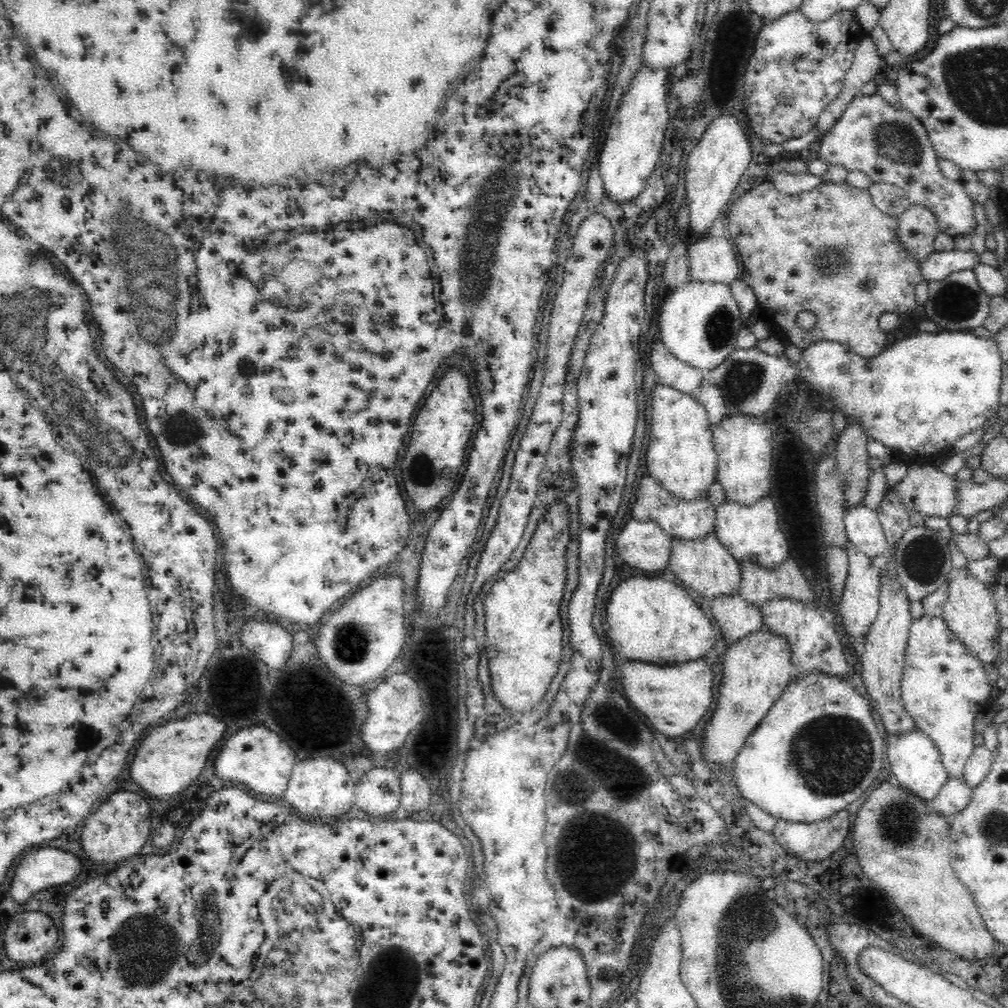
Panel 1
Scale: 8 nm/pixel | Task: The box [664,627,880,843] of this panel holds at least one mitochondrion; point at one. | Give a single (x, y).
(833, 756)

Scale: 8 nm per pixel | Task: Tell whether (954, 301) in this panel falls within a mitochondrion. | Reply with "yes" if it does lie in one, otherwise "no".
yes

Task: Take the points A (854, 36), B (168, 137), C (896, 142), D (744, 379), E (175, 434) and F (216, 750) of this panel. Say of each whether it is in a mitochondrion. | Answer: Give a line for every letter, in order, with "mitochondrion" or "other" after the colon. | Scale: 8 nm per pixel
A: other
B: other
C: mitochondrion
D: mitochondrion
E: other
F: other

